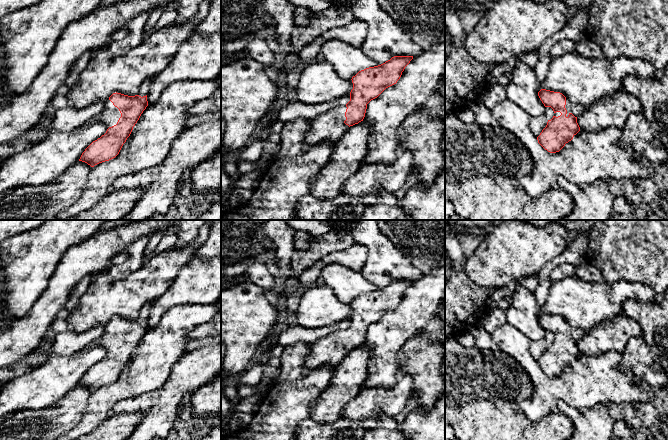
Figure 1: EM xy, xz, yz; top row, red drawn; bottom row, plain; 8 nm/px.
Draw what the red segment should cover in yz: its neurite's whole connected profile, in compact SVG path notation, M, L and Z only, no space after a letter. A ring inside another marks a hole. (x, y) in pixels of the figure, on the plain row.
M541 313L538 320L545 331L551 331L554 340L537 361L548 376L559 376L580 355L577 341L584 336L581 328L573 328L562 317Z

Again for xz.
M394 280L385 287L359 295L352 301L350 325L310 343L304 374L326 365L336 366L350 351L363 345L367 328L400 303L413 280Z

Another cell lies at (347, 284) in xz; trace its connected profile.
M336 263L324 266L320 276L343 303L352 303L359 295L378 290L360 272Z

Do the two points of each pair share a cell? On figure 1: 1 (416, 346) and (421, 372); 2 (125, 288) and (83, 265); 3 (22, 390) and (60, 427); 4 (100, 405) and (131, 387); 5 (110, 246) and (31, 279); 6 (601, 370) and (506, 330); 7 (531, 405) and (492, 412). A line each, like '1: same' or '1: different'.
1: same
2: different
3: different
4: same
5: different
6: same
7: different

